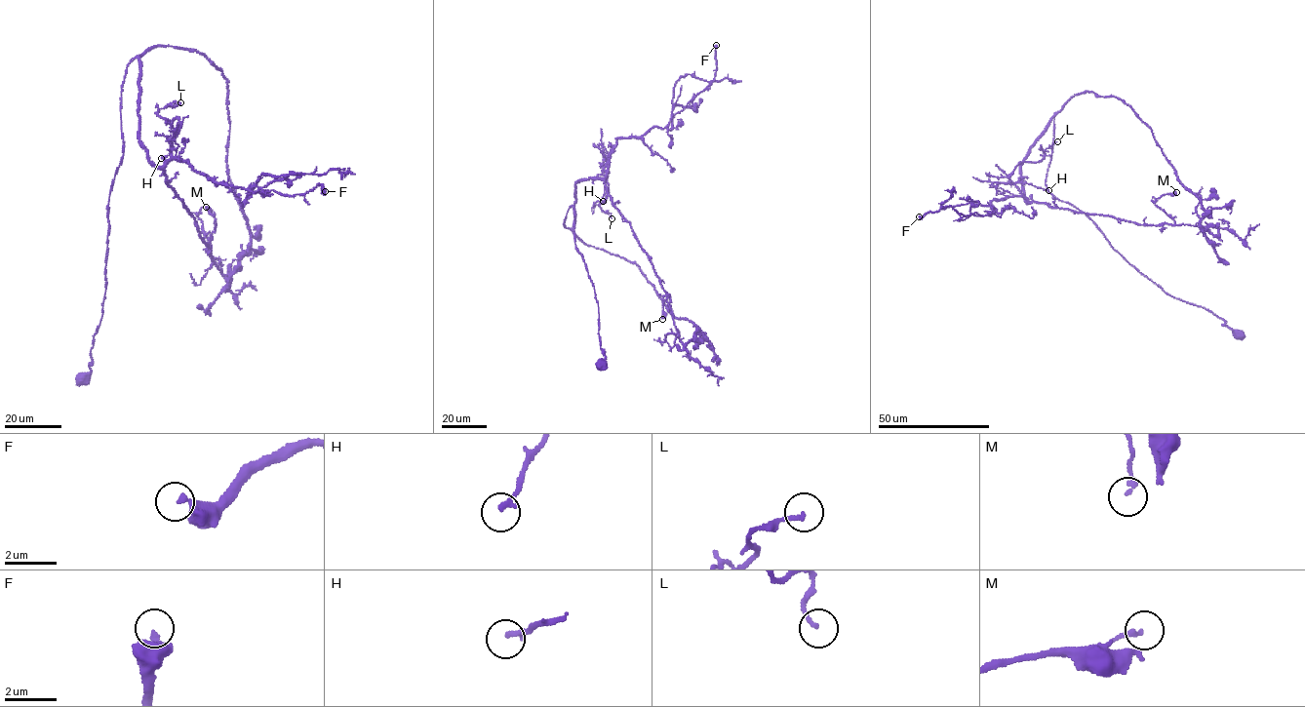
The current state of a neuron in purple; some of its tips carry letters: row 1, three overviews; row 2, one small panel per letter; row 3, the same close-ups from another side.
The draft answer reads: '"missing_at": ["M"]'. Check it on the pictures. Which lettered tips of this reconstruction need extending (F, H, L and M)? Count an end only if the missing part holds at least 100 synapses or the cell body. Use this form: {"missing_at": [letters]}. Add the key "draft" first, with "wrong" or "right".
{"draft": "wrong", "missing_at": []}

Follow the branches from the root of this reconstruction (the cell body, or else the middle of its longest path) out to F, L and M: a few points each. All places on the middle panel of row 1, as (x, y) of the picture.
F: (603, 365), (573, 206), (563, 223), (575, 184), (706, 88), (716, 45)
L: (603, 365), (573, 206), (563, 223), (573, 227), (575, 184), (604, 177), (608, 164), (594, 206), (612, 218)
M: (603, 365), (573, 206), (563, 223), (580, 178), (602, 180), (629, 223), (670, 309), (669, 295), (662, 319)

